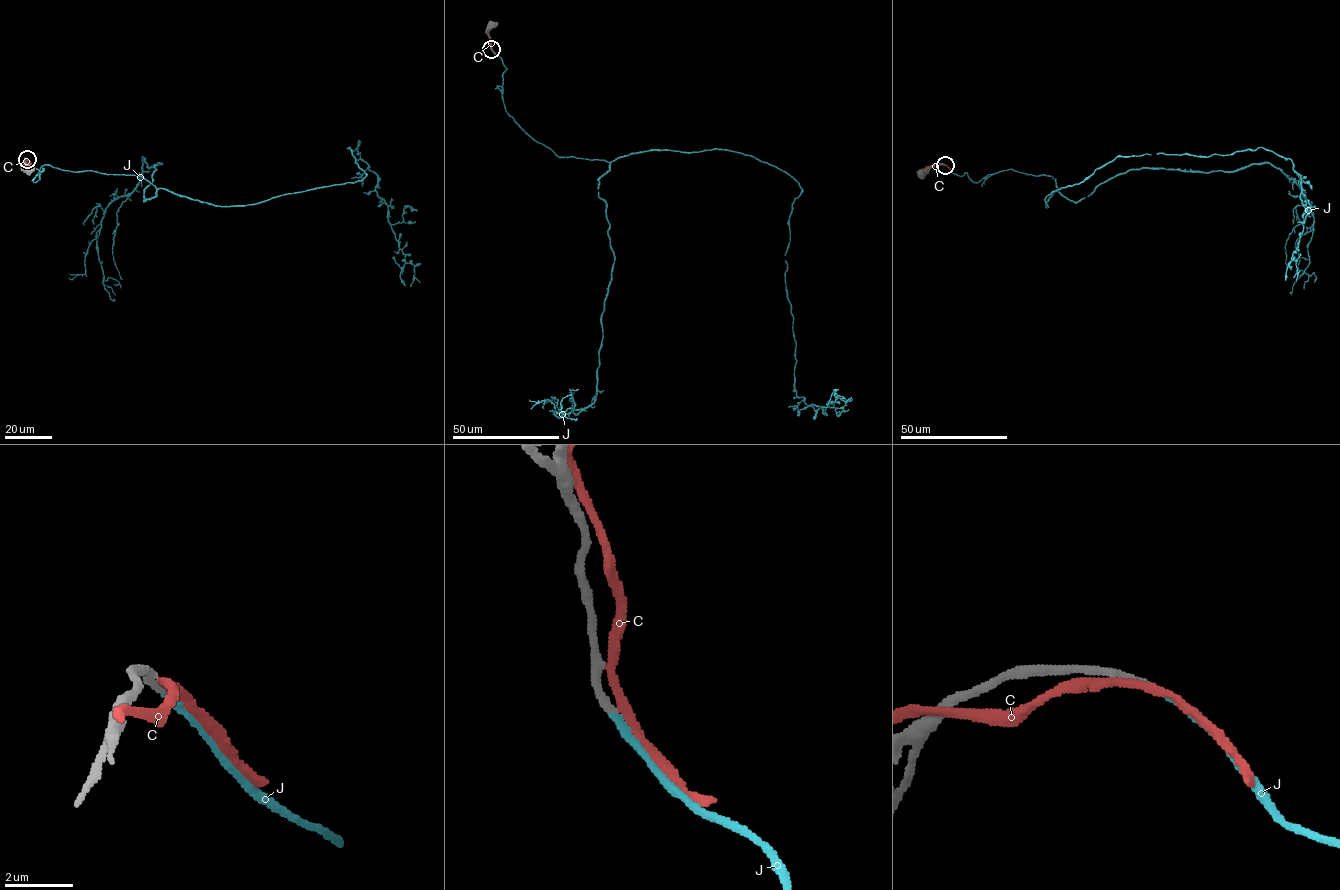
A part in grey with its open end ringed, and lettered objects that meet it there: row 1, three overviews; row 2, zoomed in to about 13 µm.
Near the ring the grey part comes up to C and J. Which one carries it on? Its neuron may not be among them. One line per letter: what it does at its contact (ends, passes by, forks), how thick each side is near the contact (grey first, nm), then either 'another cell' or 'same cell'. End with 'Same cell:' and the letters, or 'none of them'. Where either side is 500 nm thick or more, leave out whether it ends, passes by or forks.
C: it passes by; calibres 220 and 240 nm; another cell
J: it ends; calibres 220 and 200 nm; same cell
Same cell: J

